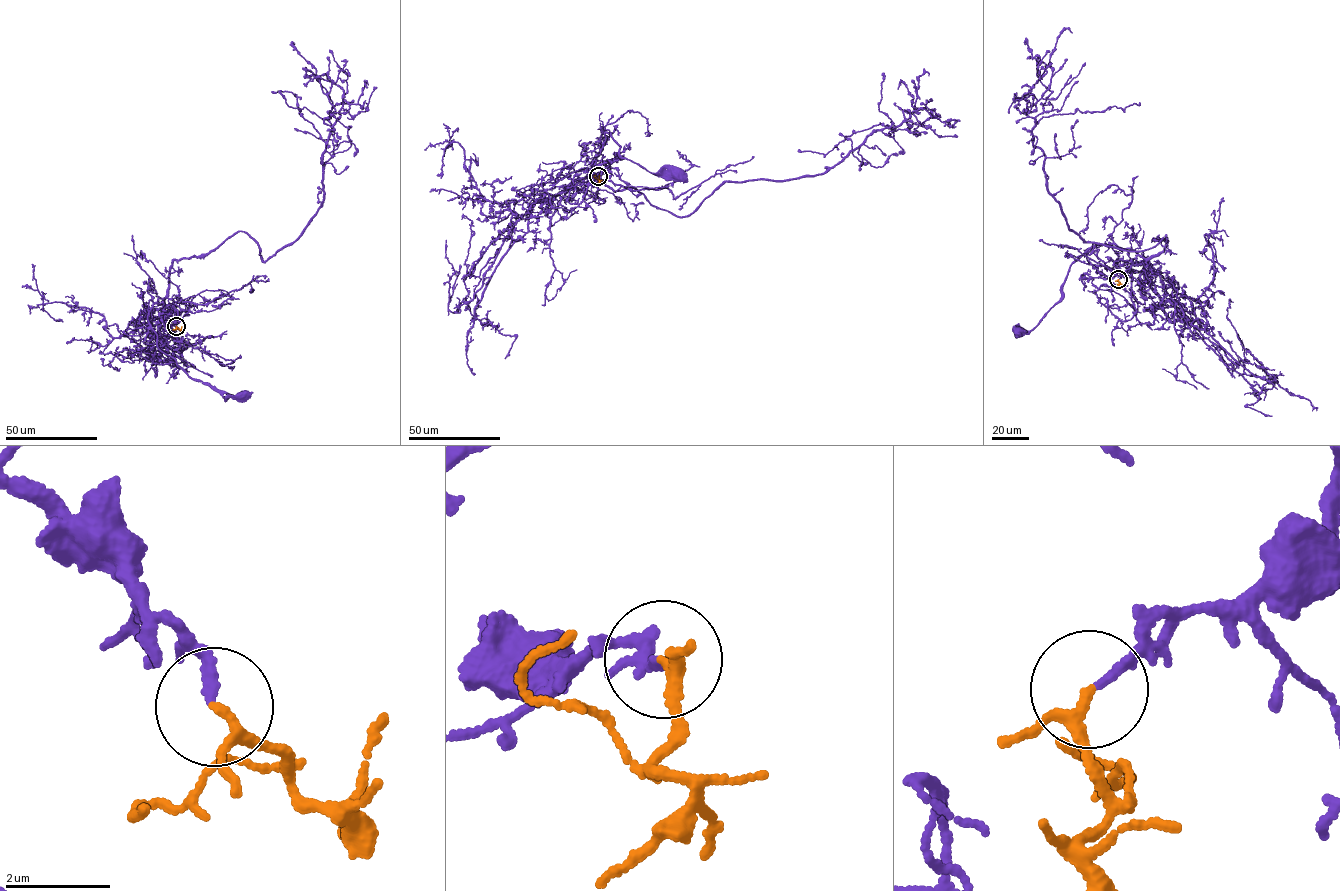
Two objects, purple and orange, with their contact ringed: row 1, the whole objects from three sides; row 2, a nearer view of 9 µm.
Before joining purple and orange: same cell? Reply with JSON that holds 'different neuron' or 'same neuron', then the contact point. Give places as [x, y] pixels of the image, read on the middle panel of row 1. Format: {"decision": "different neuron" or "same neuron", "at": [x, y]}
{"decision": "same neuron", "at": [598, 176]}

